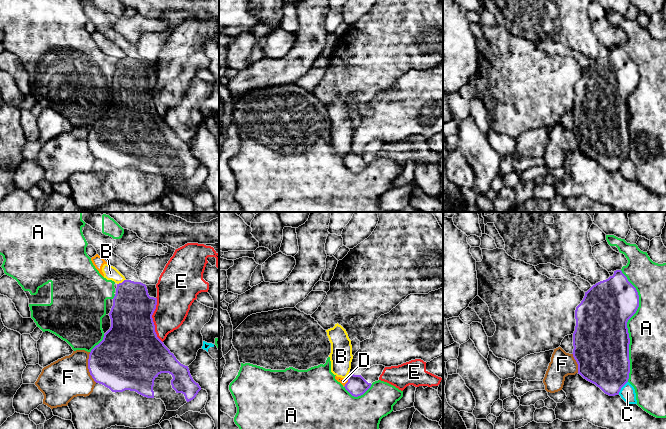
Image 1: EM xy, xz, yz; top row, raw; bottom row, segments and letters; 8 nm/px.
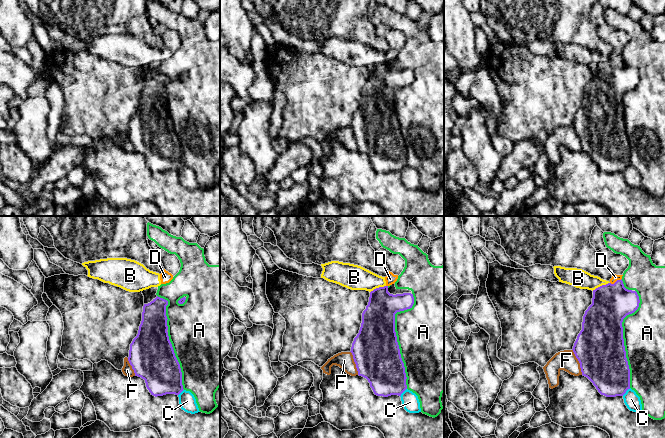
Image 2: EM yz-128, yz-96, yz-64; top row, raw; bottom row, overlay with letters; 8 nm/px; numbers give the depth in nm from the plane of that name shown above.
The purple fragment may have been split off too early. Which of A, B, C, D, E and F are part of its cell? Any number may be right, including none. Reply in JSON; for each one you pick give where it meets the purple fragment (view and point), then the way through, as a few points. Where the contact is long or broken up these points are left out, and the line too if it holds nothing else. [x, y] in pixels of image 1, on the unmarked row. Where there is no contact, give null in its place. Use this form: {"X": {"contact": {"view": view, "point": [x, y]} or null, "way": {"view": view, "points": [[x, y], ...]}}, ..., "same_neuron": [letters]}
{"same_neuron": []}

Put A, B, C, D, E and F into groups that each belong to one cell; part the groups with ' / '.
A / B D / C / E / F

